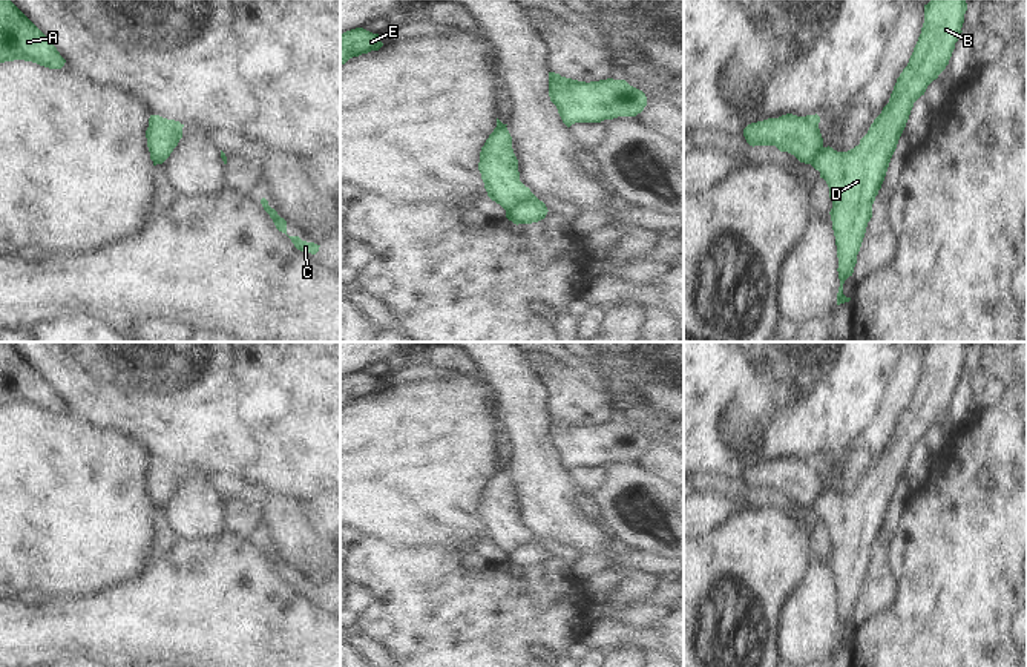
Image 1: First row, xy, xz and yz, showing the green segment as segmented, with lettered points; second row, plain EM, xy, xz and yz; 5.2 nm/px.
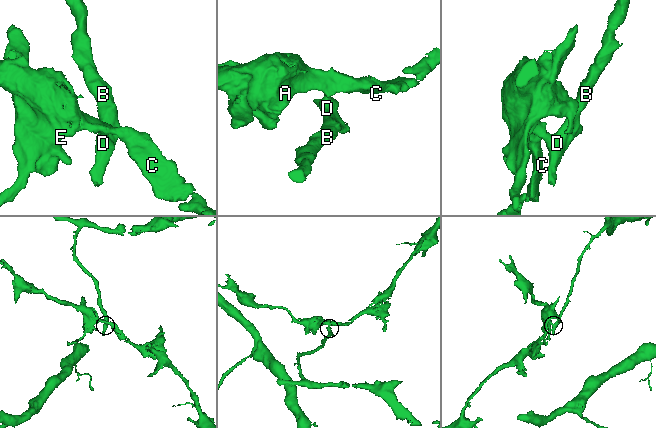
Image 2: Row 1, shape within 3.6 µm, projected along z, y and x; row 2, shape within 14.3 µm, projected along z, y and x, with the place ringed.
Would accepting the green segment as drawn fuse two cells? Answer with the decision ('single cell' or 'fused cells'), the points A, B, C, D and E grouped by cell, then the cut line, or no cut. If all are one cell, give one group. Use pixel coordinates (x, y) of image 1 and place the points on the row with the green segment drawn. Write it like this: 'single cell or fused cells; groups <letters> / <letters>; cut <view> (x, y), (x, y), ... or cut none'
fused cells; groups A C E / B D; cut yz (823, 147), (810, 163)

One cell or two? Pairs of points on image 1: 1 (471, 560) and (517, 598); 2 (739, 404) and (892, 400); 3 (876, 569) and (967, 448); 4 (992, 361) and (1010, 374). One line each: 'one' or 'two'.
1: two
2: two
3: two
4: one

